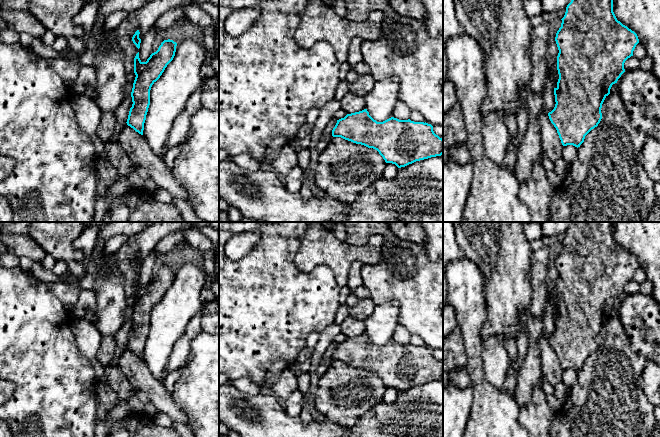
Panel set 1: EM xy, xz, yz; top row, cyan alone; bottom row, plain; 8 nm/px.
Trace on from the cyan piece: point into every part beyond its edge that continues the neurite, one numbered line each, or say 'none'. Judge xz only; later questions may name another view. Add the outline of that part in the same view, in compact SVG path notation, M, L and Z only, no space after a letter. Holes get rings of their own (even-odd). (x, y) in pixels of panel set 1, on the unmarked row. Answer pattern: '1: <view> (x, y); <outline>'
none

